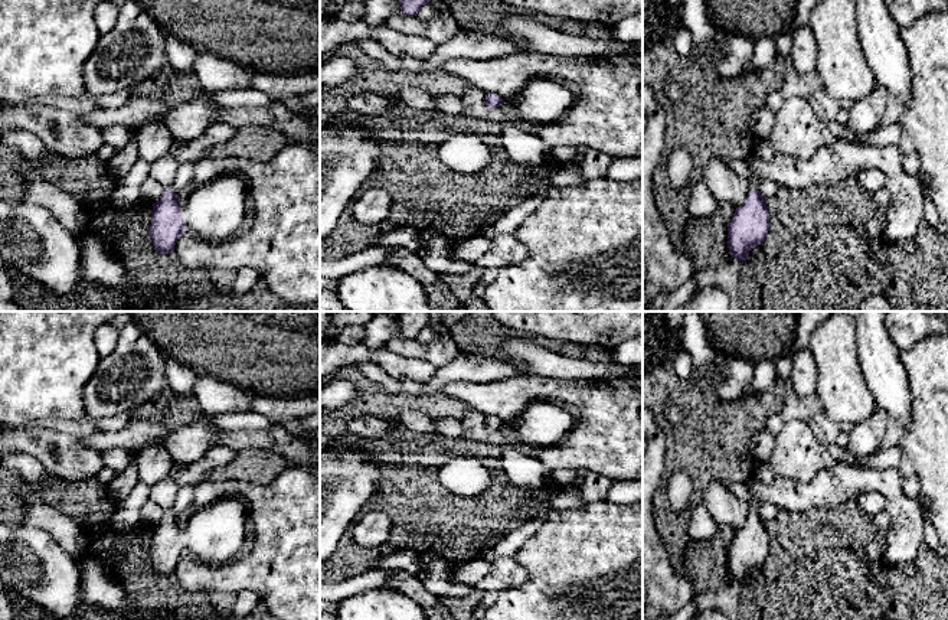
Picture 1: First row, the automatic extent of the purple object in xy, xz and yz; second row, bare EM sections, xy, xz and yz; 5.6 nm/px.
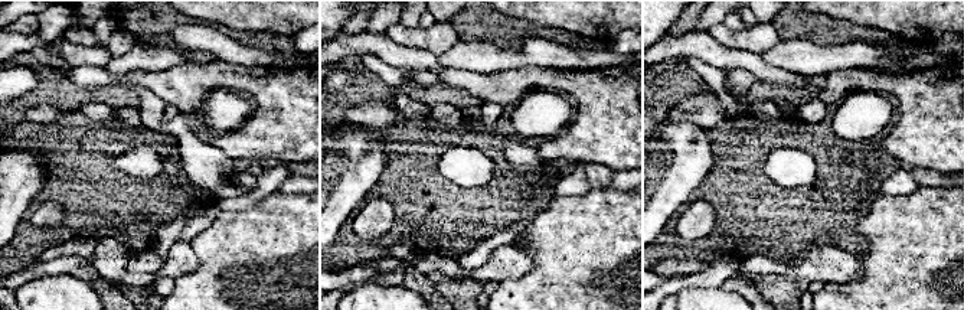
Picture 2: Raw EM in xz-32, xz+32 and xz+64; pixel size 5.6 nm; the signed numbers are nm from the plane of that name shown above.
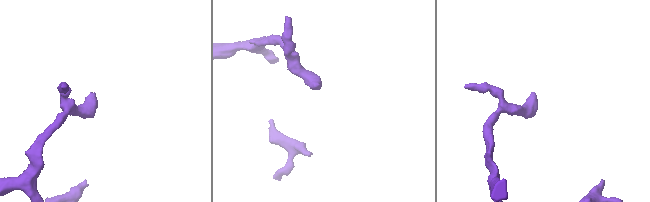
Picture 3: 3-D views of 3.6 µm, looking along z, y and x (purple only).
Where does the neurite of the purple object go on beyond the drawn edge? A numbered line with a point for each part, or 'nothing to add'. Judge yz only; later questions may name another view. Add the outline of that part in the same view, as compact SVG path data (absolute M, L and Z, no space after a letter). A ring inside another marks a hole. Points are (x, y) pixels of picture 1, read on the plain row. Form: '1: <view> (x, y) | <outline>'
1: yz (768, 511) | M764 500L761 503L759 508L759 515L765 519L765 521L771 521L775 519L777 515L779 513L781 508L778 508L777 505L771 503L769 500Z

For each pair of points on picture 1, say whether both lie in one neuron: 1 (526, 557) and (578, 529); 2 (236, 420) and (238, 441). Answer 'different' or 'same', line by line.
1: same
2: different

